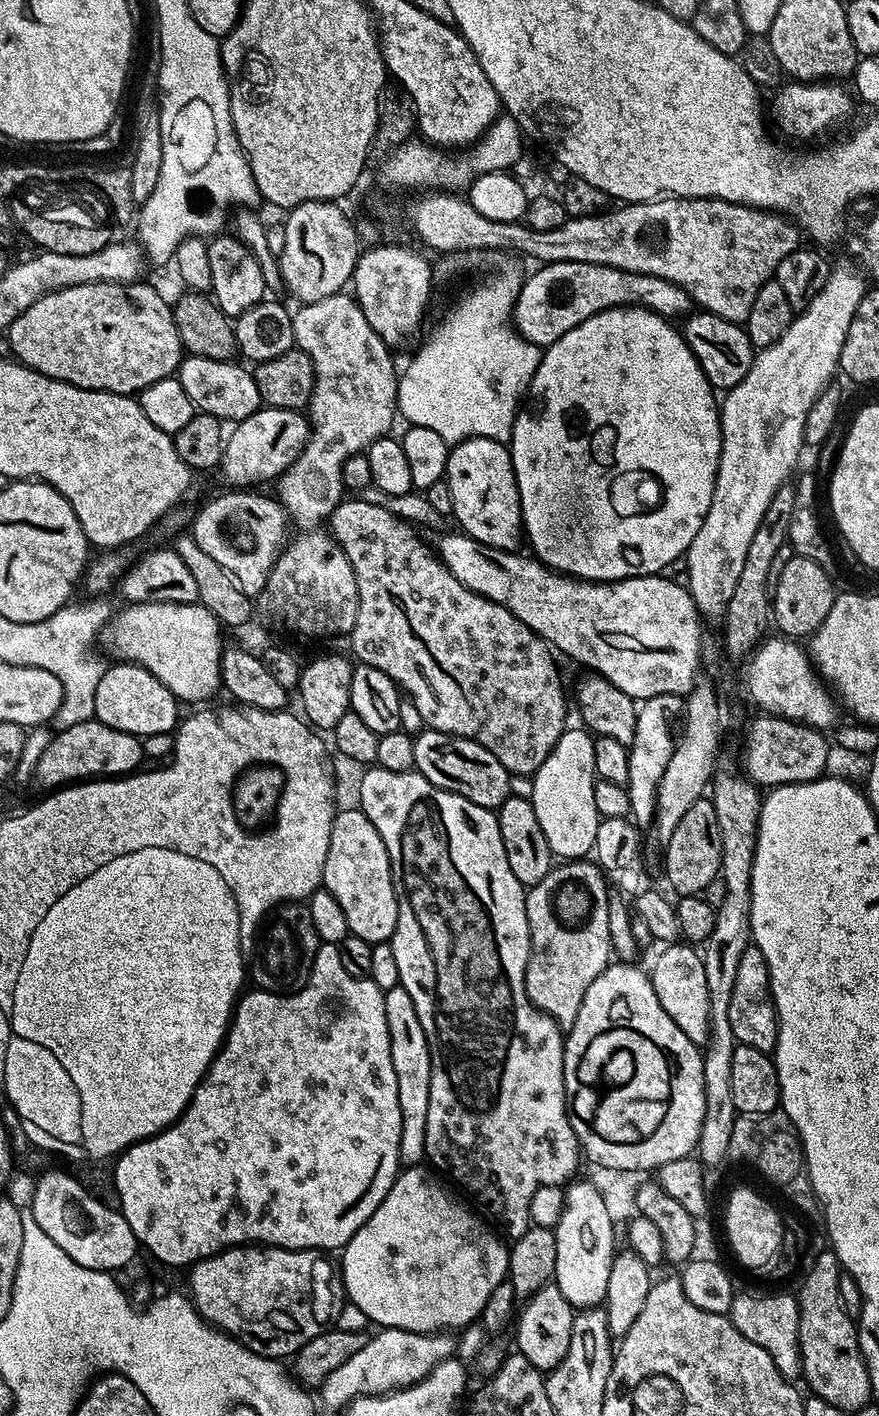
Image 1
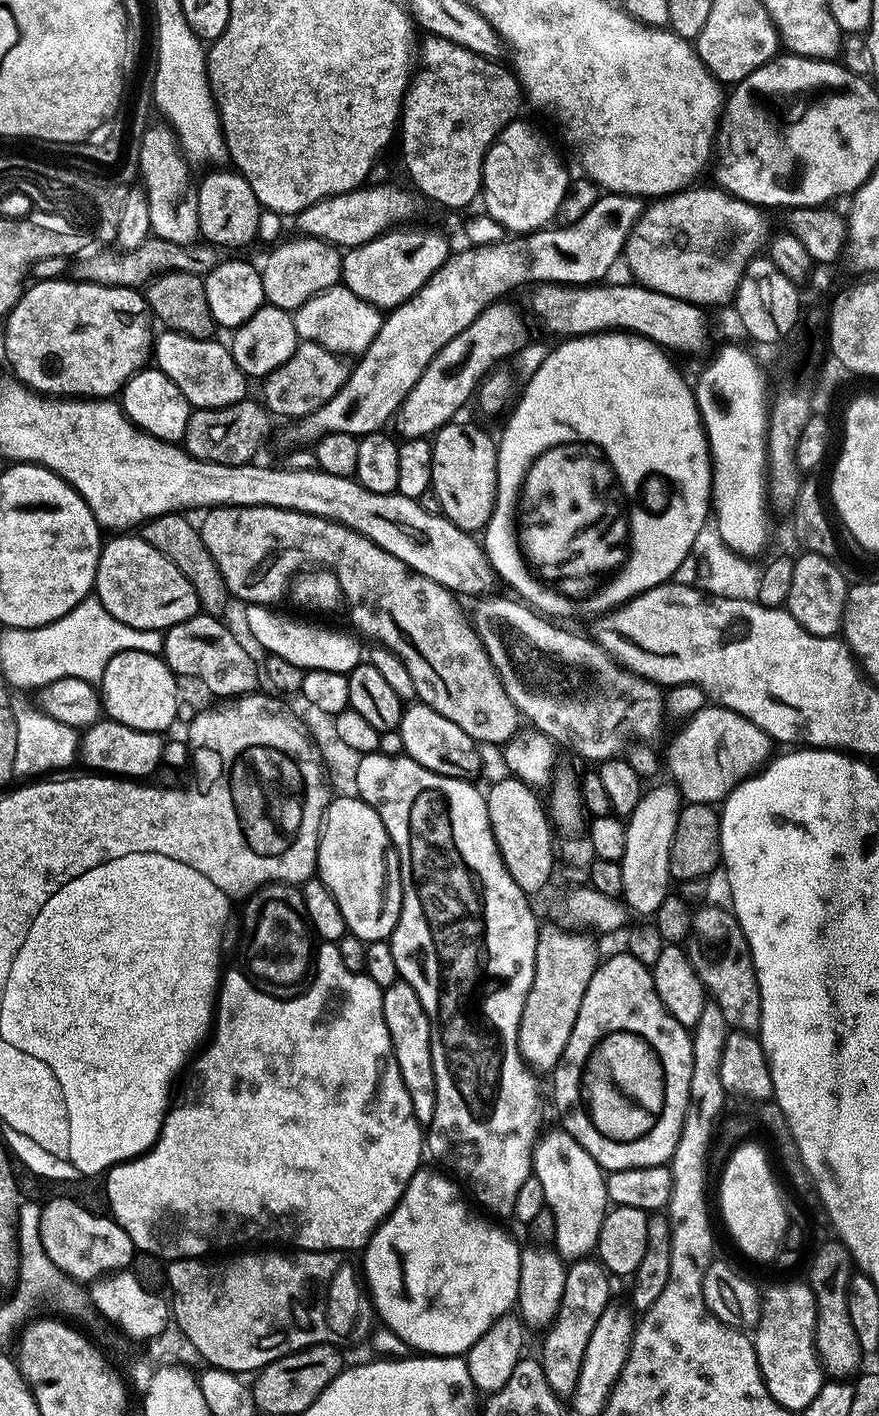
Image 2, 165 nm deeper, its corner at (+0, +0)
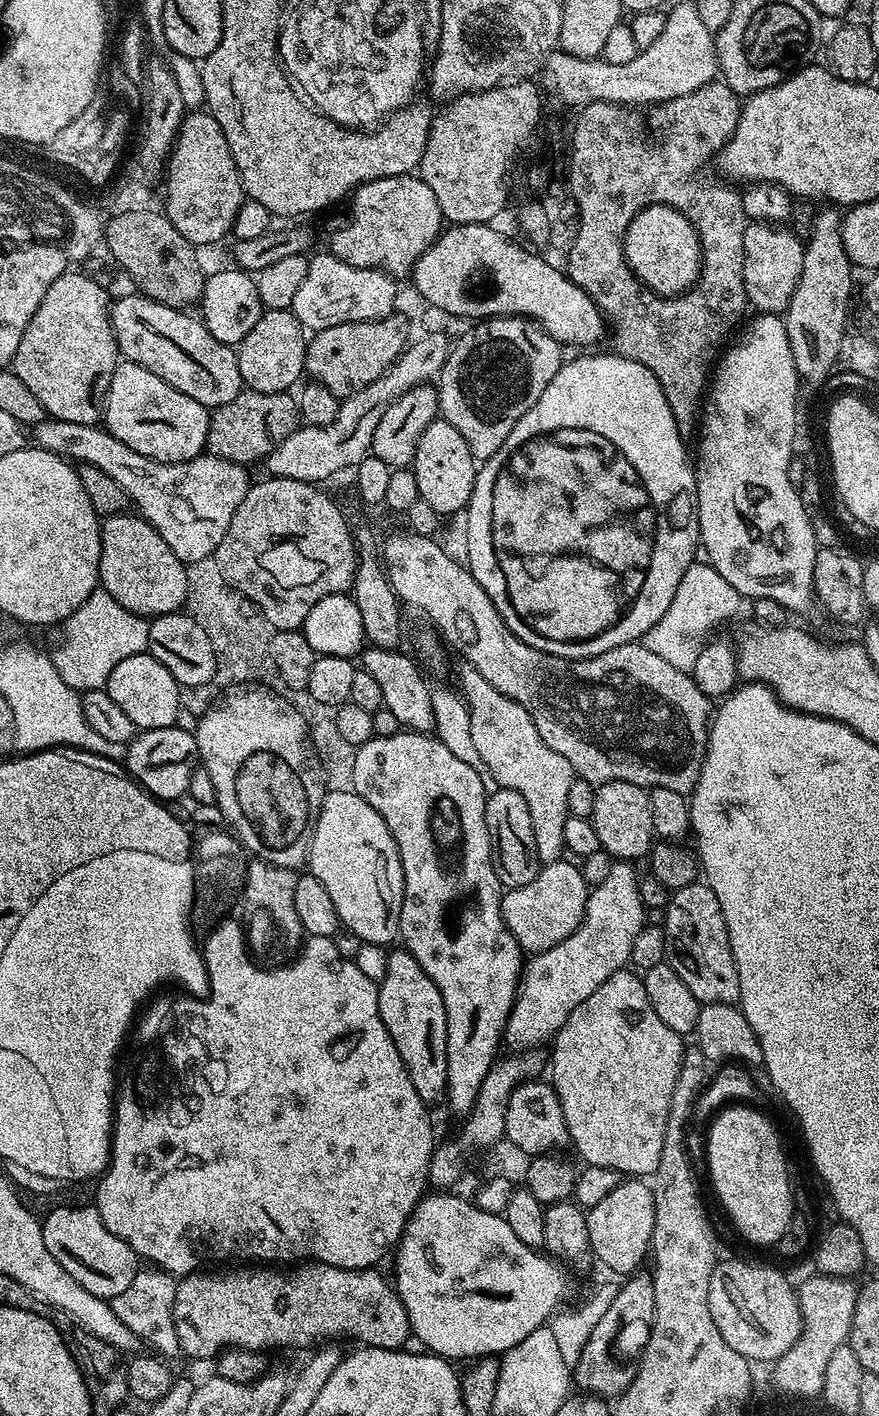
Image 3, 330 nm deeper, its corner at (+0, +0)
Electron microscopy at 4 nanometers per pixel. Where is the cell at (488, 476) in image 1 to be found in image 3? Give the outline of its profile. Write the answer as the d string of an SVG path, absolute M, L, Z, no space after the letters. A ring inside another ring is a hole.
M437 418L430 422L430 426L426 426L426 430L422 430L422 438L418 438L410 467L414 478L418 478L420 499L430 502L441 518L448 518L455 512L463 513L467 509L476 485L478 462L470 454L466 438L462 438L462 434L458 434L450 422Z

